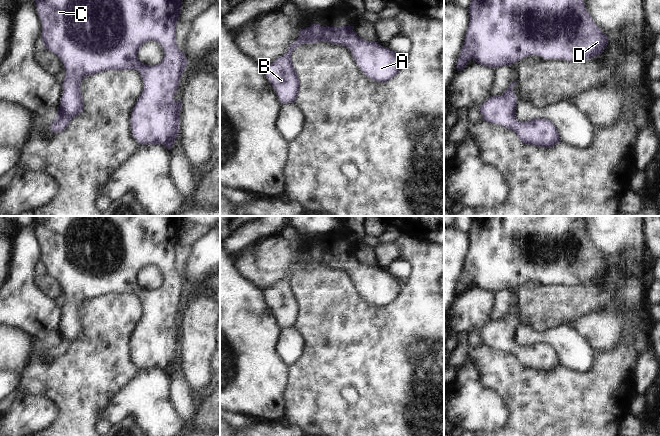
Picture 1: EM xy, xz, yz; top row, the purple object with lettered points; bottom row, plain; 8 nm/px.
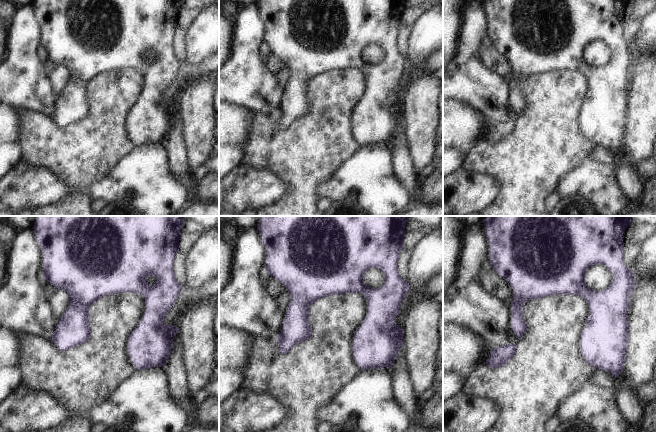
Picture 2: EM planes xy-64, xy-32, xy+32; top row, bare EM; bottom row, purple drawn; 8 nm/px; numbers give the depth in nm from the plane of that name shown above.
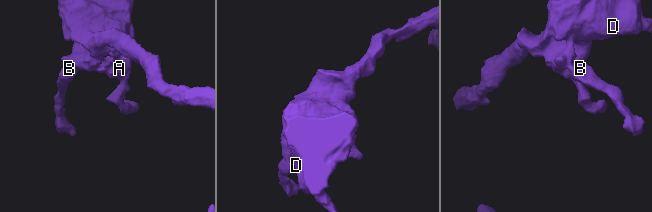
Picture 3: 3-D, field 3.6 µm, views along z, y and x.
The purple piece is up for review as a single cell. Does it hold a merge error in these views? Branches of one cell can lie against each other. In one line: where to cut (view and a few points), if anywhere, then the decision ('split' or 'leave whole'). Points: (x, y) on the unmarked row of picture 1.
no cut | leave whole

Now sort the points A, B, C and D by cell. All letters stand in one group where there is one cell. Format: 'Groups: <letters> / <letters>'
Groups: A B C D

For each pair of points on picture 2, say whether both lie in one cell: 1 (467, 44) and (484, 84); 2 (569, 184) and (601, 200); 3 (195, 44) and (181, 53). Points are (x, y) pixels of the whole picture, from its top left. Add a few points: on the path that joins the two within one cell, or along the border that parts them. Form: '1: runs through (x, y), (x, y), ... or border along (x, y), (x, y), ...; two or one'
1: runs through (469, 54), (469, 69), (474, 74); one
2: runs through (577, 184), (587, 184), (595, 192); one
3: border along (187, 32), (185, 36), (186, 61); two

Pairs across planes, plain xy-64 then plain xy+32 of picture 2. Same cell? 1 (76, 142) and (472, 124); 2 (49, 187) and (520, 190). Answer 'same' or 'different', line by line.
1: different
2: different

